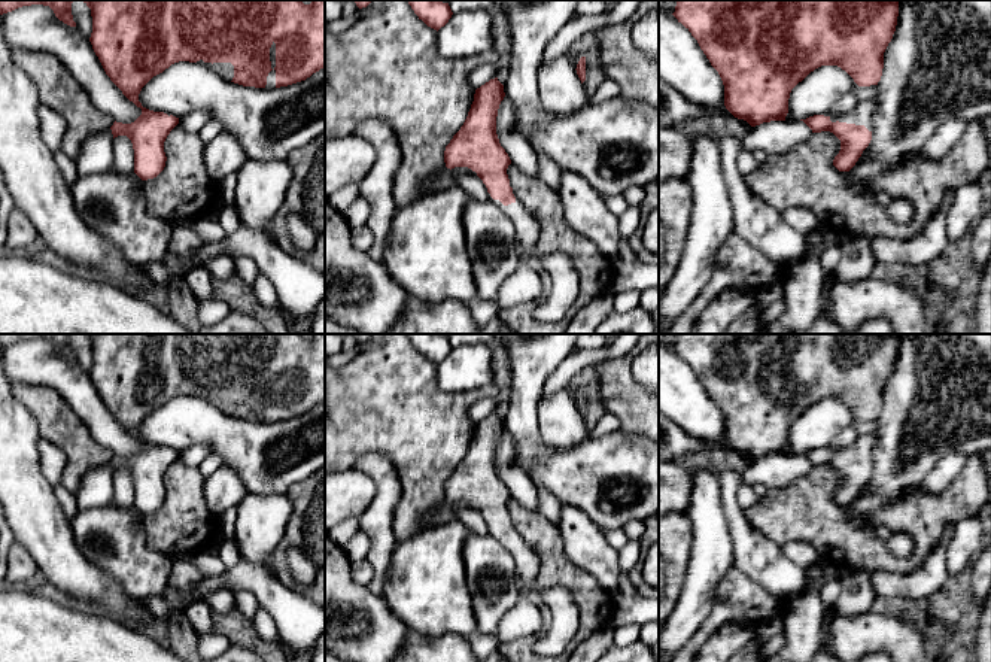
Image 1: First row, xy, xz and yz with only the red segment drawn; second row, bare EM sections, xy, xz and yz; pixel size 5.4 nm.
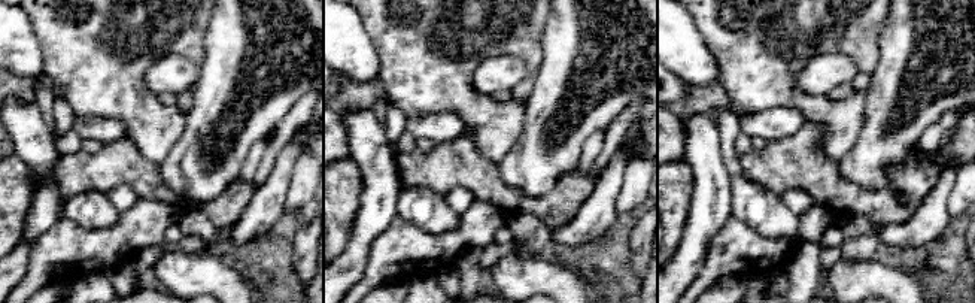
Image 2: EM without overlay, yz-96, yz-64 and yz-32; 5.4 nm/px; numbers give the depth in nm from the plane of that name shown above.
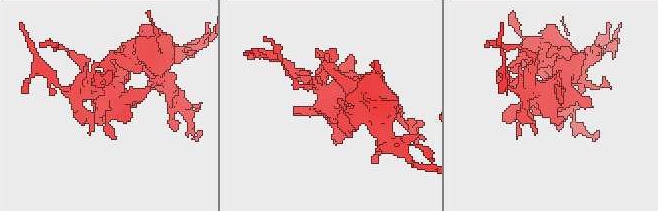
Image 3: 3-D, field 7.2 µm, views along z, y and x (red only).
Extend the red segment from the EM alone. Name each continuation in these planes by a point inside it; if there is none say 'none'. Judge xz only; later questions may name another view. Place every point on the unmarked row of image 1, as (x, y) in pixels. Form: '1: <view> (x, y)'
1: xz (526, 561)

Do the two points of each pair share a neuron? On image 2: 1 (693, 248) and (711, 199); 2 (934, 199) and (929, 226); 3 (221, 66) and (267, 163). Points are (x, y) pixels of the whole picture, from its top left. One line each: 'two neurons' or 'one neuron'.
1: one neuron
2: one neuron
3: two neurons

